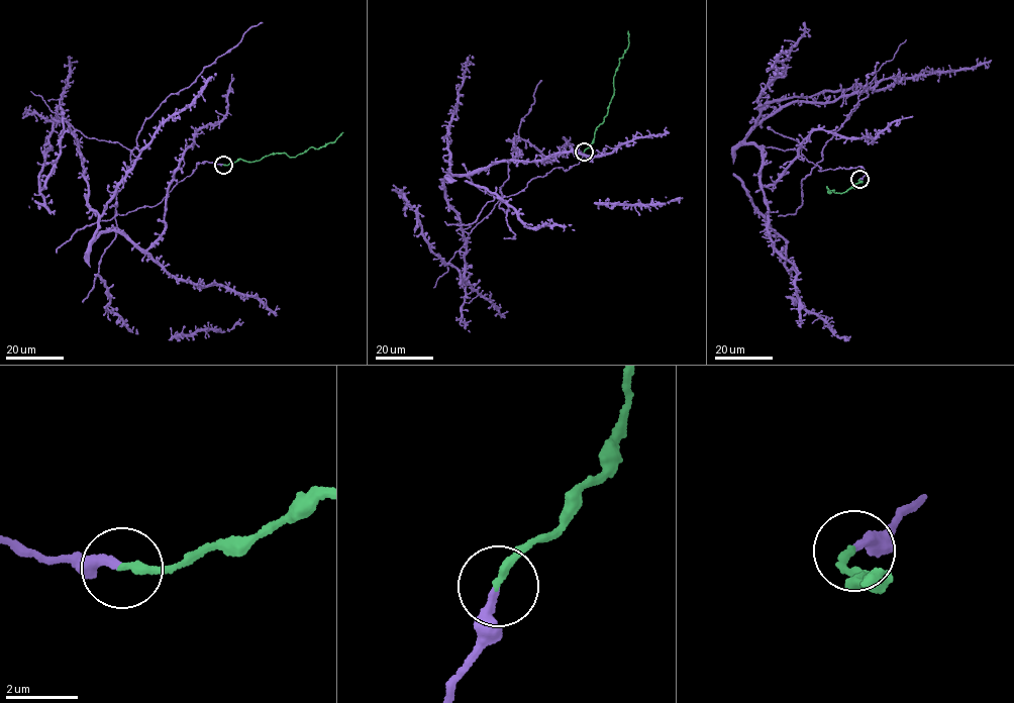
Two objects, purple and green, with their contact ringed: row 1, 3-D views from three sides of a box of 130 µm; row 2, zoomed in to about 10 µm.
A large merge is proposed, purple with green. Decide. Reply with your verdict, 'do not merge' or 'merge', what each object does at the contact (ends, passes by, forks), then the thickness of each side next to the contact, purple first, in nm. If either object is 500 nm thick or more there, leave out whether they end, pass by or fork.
merge; purple ends; green ends; calibres 240 and 200 nm

